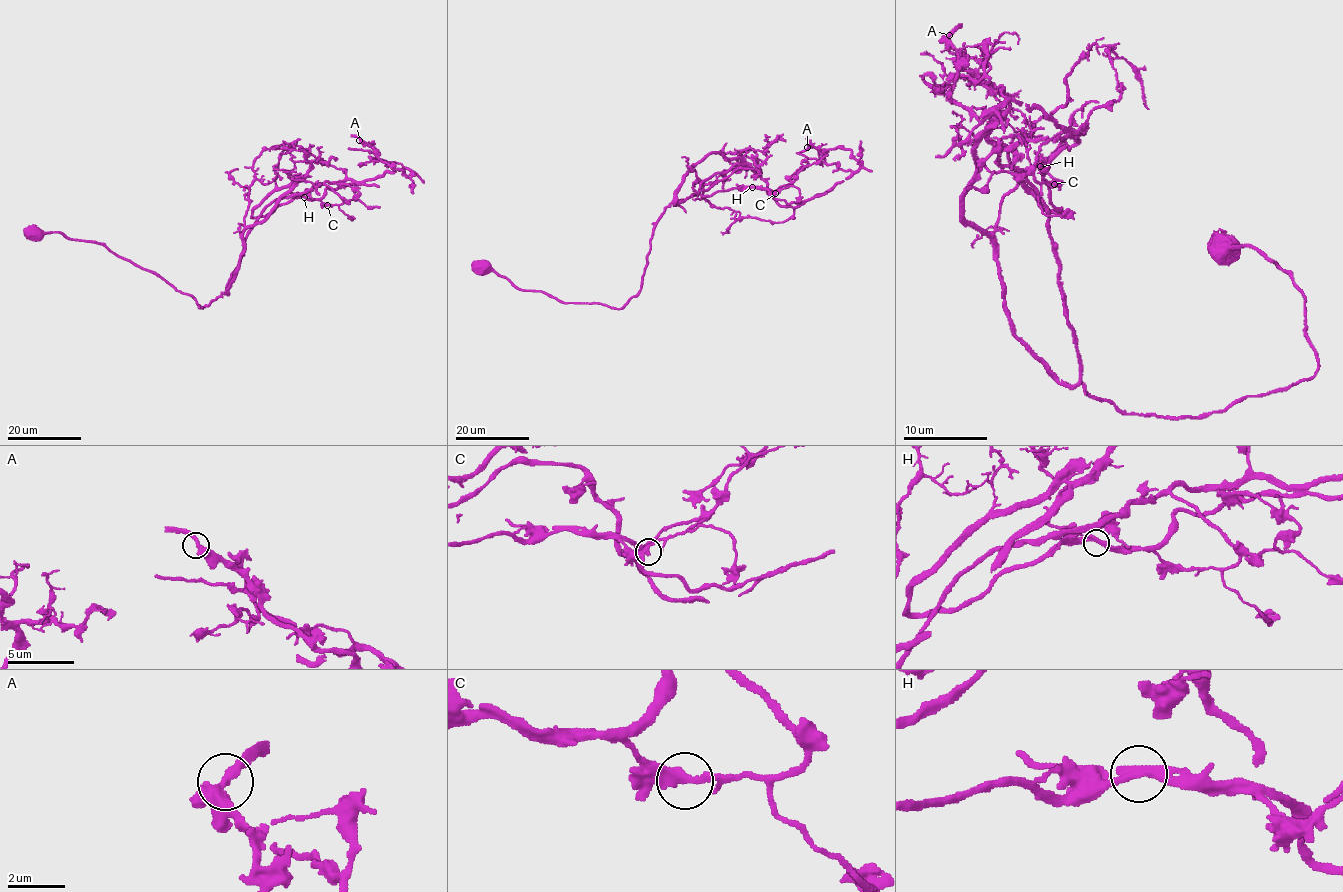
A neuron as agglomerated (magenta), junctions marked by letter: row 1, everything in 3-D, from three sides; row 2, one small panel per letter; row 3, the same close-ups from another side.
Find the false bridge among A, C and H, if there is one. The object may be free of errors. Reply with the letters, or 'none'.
H

